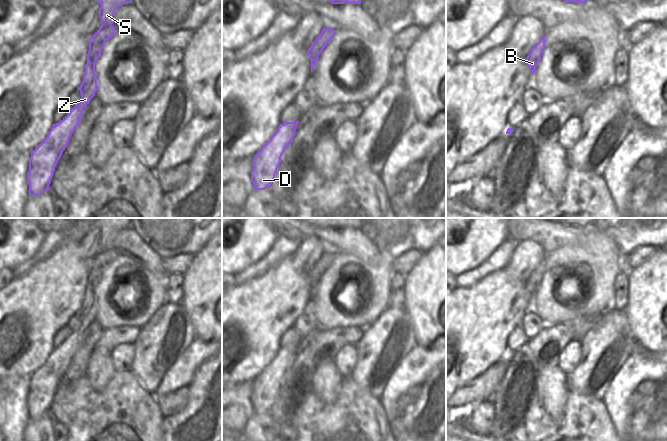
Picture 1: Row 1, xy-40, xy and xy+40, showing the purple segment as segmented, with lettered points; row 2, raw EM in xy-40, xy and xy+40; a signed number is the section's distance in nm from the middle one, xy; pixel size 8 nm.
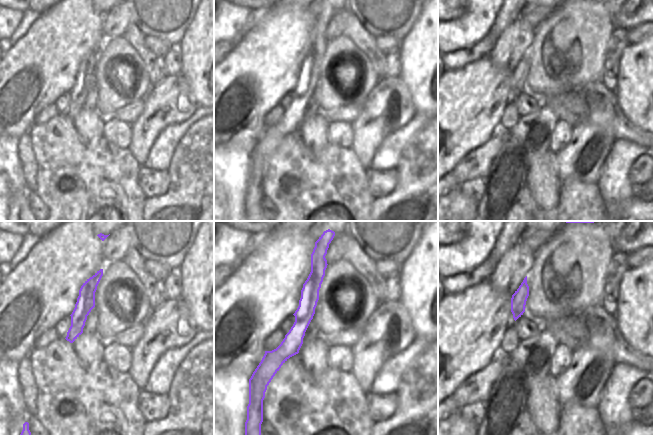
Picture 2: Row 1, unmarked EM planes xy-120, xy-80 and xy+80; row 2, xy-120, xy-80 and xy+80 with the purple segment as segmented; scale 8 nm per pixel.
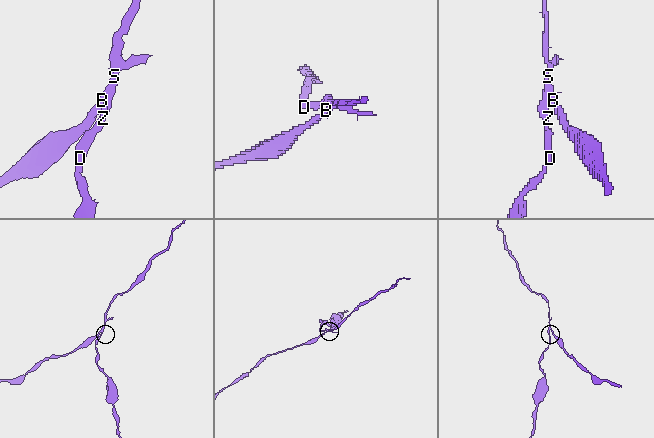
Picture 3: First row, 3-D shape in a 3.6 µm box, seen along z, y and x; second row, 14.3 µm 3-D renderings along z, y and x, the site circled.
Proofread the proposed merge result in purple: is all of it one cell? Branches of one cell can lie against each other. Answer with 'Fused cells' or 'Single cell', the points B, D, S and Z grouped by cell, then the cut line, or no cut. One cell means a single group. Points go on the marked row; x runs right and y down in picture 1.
Fused cells. Groups: B / D S Z. Split along xy (311, 45), (311, 62).

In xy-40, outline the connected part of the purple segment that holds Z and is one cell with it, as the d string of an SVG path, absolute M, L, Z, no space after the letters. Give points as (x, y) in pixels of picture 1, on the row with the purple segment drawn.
M97 0L97 2L101 5L99 8L101 27L89 38L85 73L78 88L81 93L81 103L71 108L71 111L60 122L53 124L47 137L31 152L27 173L29 196L38 196L49 190L55 167L73 131L79 125L85 107L97 91L95 63L105 43L116 34L112 26L113 15L120 6L130 3L131 0Z

